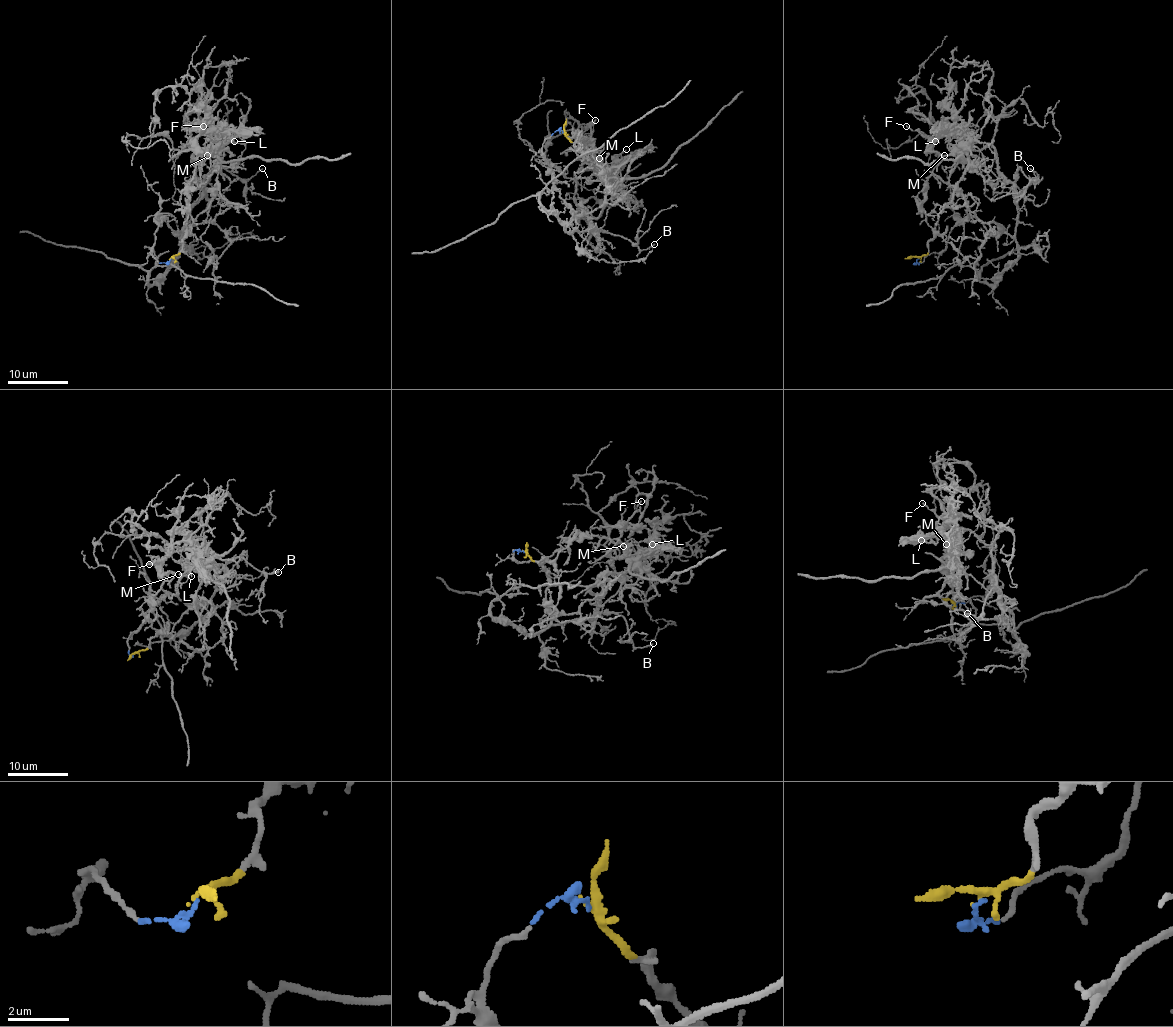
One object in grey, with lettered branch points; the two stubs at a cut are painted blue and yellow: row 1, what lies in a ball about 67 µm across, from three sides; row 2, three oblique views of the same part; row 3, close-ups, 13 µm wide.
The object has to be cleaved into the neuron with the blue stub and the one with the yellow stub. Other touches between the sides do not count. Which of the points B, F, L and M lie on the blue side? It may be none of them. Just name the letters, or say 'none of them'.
B

